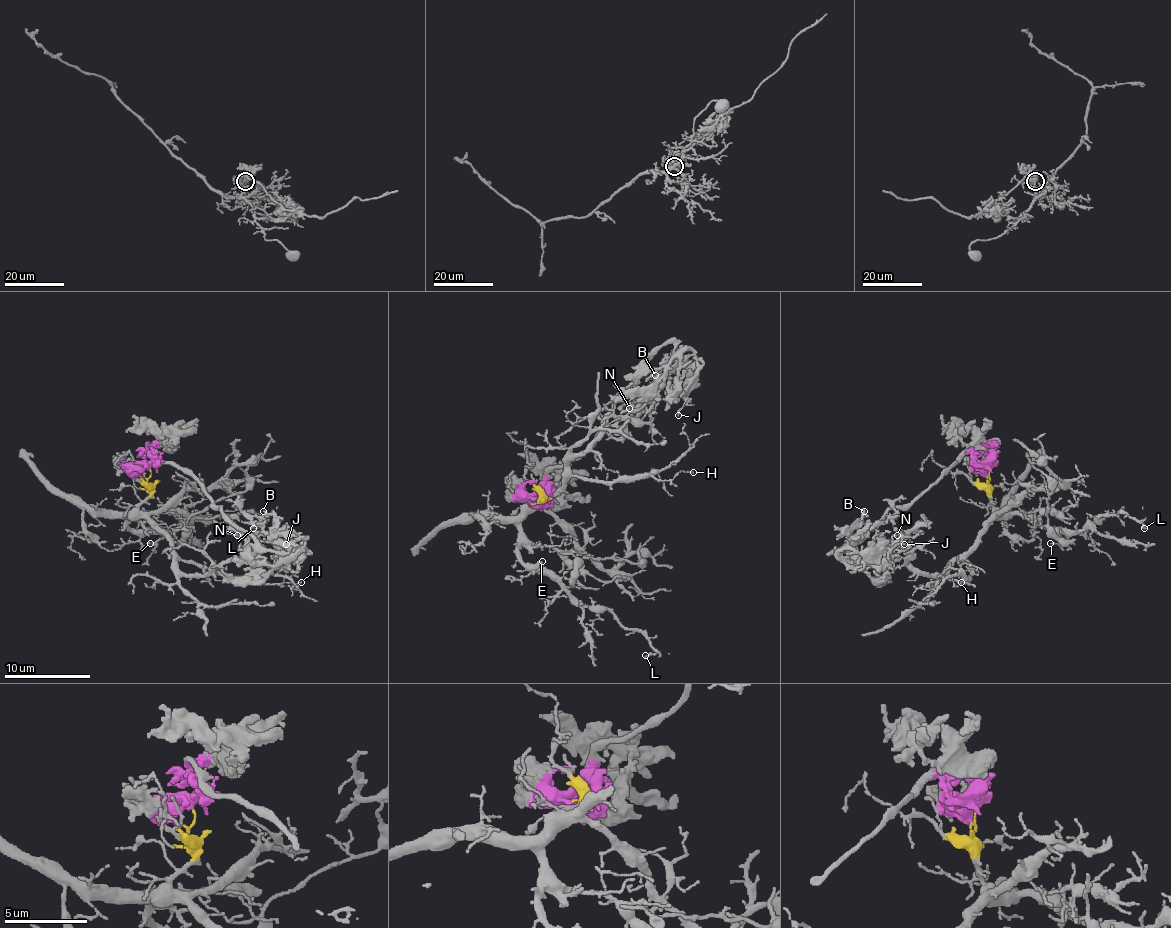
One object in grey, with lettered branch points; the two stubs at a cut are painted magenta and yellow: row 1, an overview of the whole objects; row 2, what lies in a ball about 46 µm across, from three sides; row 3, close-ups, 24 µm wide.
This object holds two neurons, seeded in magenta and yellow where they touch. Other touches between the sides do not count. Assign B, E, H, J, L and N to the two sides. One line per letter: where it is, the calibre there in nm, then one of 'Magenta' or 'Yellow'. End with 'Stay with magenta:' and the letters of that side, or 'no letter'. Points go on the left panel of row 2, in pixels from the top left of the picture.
B: Place: (263, 511). Thickness 140 nm. Magenta
E: Place: (150, 543). Thickness 110 nm. Yellow
H: Place: (301, 582). Thickness 90 nm. Yellow
J: Place: (286, 544). Thickness 120 nm. Magenta
L: Place: (253, 528). Thickness 150 nm. Yellow
N: Place: (237, 535). Thickness 180 nm. Magenta
Stay with magenta: B, J, N

